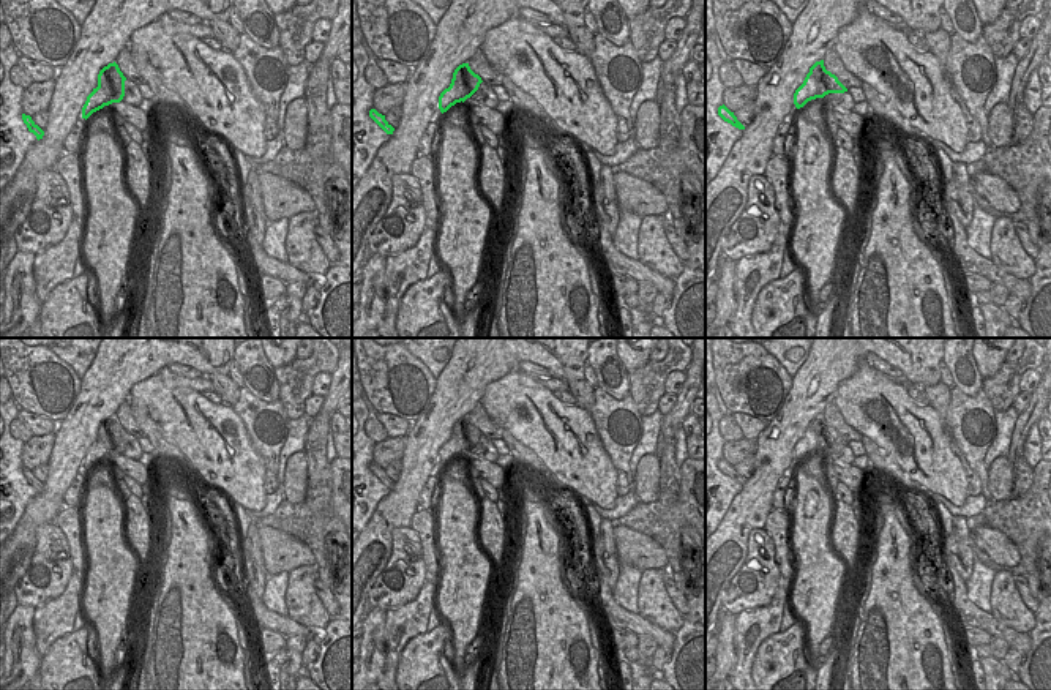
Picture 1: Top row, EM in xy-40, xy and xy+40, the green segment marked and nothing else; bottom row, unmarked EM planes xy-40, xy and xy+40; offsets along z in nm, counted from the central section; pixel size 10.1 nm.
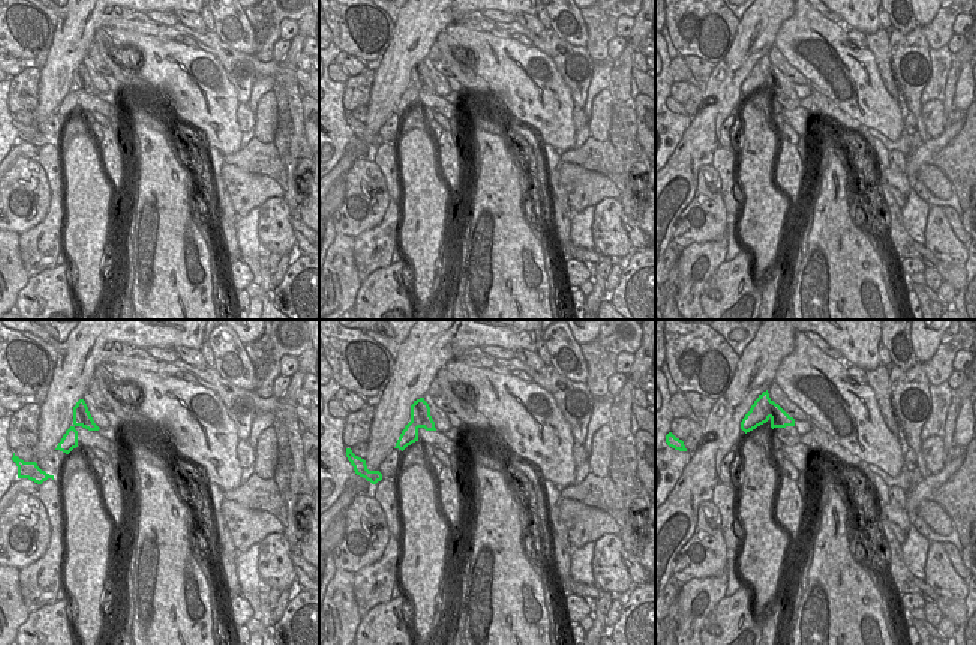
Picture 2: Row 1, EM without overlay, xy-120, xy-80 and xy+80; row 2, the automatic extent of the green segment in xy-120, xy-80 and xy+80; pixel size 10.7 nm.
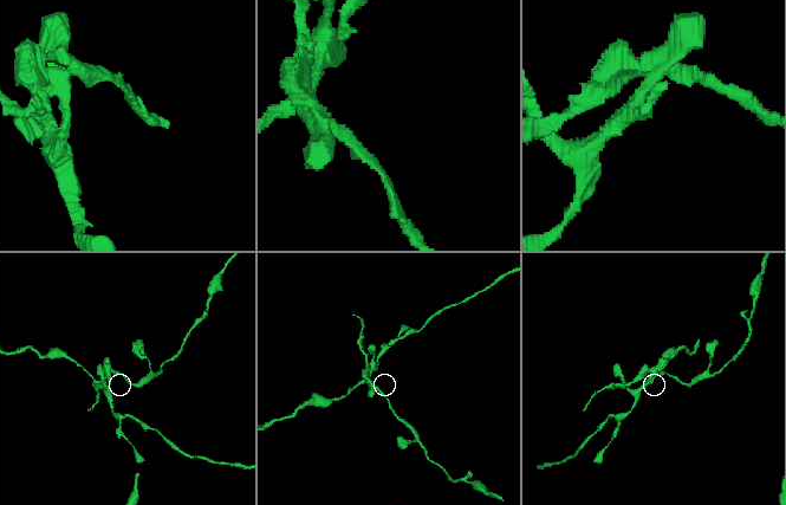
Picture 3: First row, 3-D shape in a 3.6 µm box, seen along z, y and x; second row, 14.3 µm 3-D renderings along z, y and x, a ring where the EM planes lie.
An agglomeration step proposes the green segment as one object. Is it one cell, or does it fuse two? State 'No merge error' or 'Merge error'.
Merge error.

